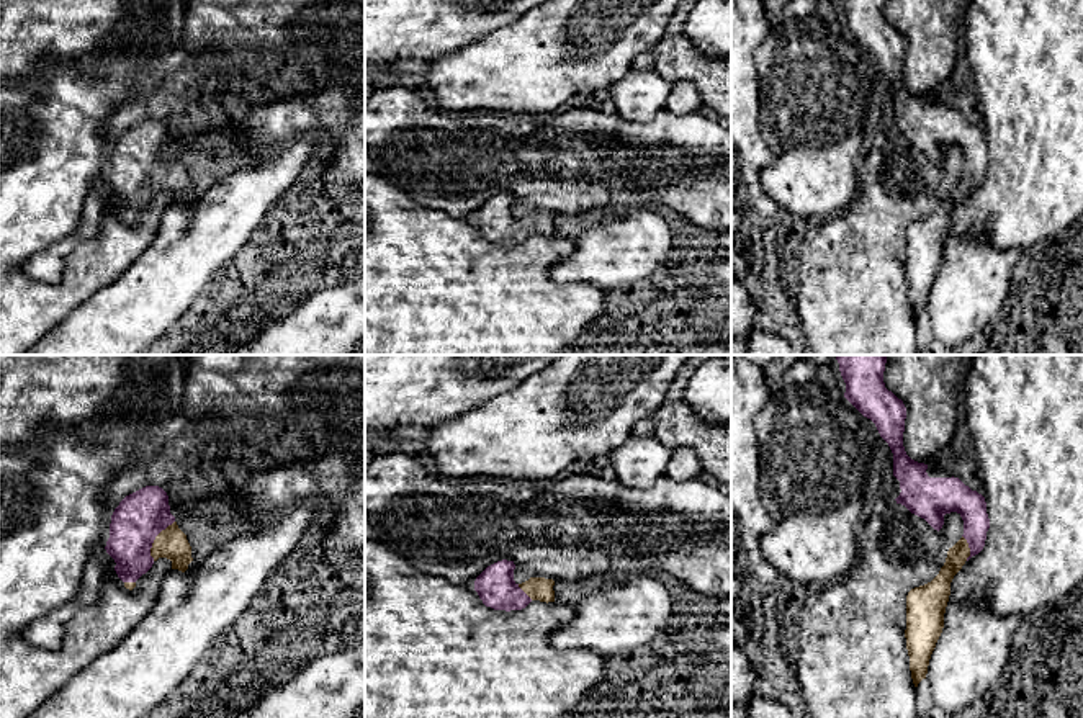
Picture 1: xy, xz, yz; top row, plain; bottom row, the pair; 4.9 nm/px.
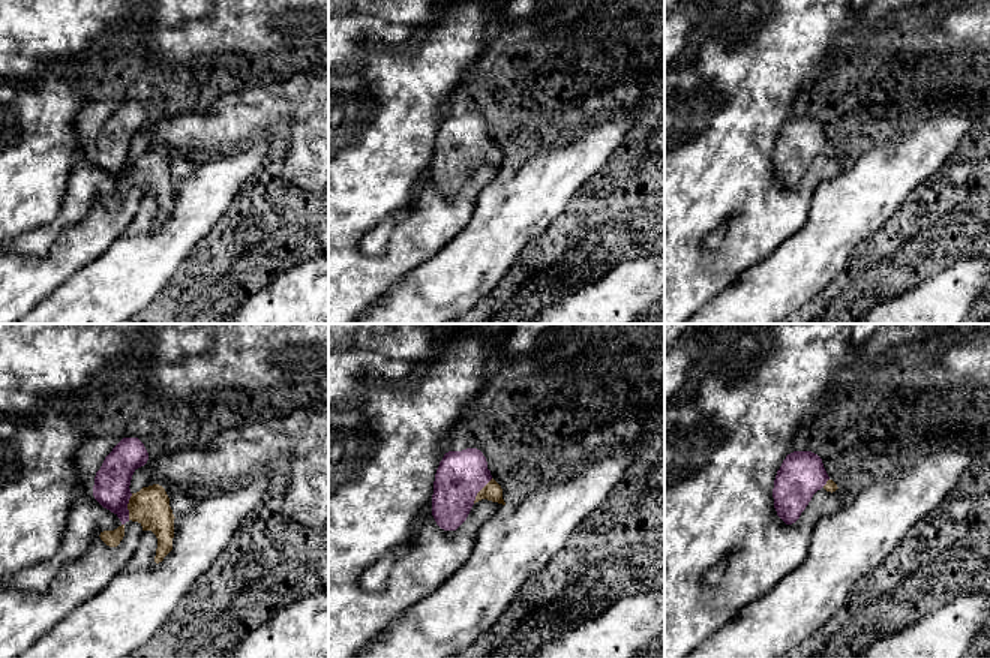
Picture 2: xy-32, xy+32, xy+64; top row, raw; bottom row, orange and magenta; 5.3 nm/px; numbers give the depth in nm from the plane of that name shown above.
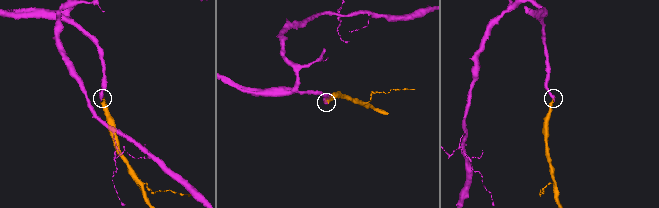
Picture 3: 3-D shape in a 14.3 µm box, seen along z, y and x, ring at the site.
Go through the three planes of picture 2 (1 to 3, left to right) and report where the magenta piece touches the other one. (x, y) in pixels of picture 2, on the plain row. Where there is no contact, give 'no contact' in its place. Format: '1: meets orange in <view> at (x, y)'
1: meets orange in xy-32 at (128, 171)
2: meets orange in xy+32 at (480, 155)
3: meets orange in xy+64 at (827, 147)

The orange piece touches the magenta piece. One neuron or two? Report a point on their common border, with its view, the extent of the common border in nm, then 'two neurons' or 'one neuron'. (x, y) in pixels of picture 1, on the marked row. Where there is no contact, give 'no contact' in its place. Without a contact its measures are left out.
contact xy (154, 540); length 220 nm; one neuron

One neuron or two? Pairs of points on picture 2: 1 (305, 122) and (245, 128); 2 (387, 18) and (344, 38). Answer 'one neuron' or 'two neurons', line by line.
1: one neuron
2: one neuron

